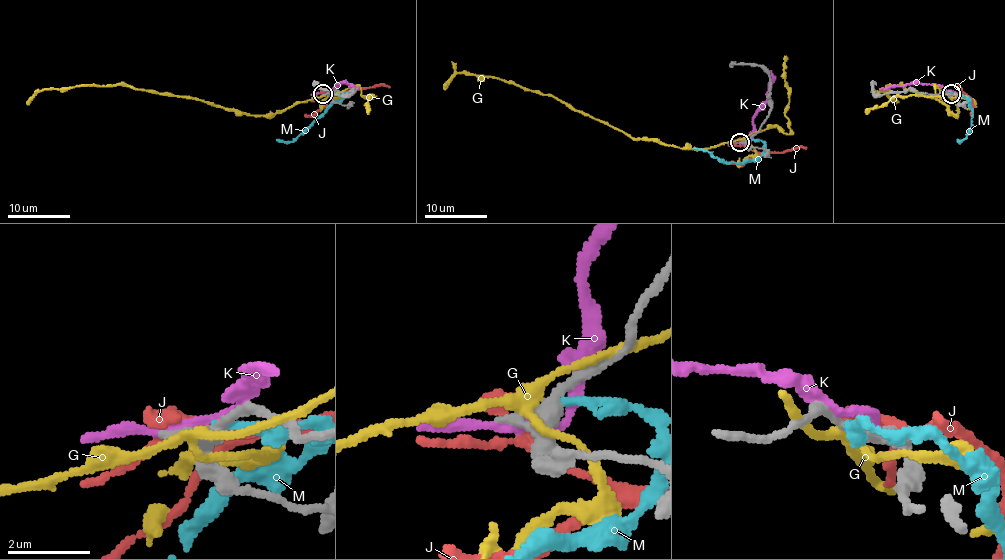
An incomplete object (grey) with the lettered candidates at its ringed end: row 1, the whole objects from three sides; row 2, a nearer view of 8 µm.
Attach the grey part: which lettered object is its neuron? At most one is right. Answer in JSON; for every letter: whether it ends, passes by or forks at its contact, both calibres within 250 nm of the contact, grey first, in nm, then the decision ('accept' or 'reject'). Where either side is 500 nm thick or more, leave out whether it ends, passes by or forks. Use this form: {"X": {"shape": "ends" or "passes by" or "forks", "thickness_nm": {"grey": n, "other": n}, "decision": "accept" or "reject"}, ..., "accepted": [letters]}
{"G": {"shape": "forks", "thickness_nm": {"grey": 340, "other": 240}, "decision": "reject"}, "J": {"shape": "forks", "thickness_nm": {"grey": 320, "other": 200}, "decision": "reject"}, "K": {"shape": "passes by", "thickness_nm": {"grey": 320, "other": 240}, "decision": "reject"}, "M": {"shape": "ends", "thickness_nm": {"grey": 240, "other": 200}, "decision": "reject"}, "accepted": []}

